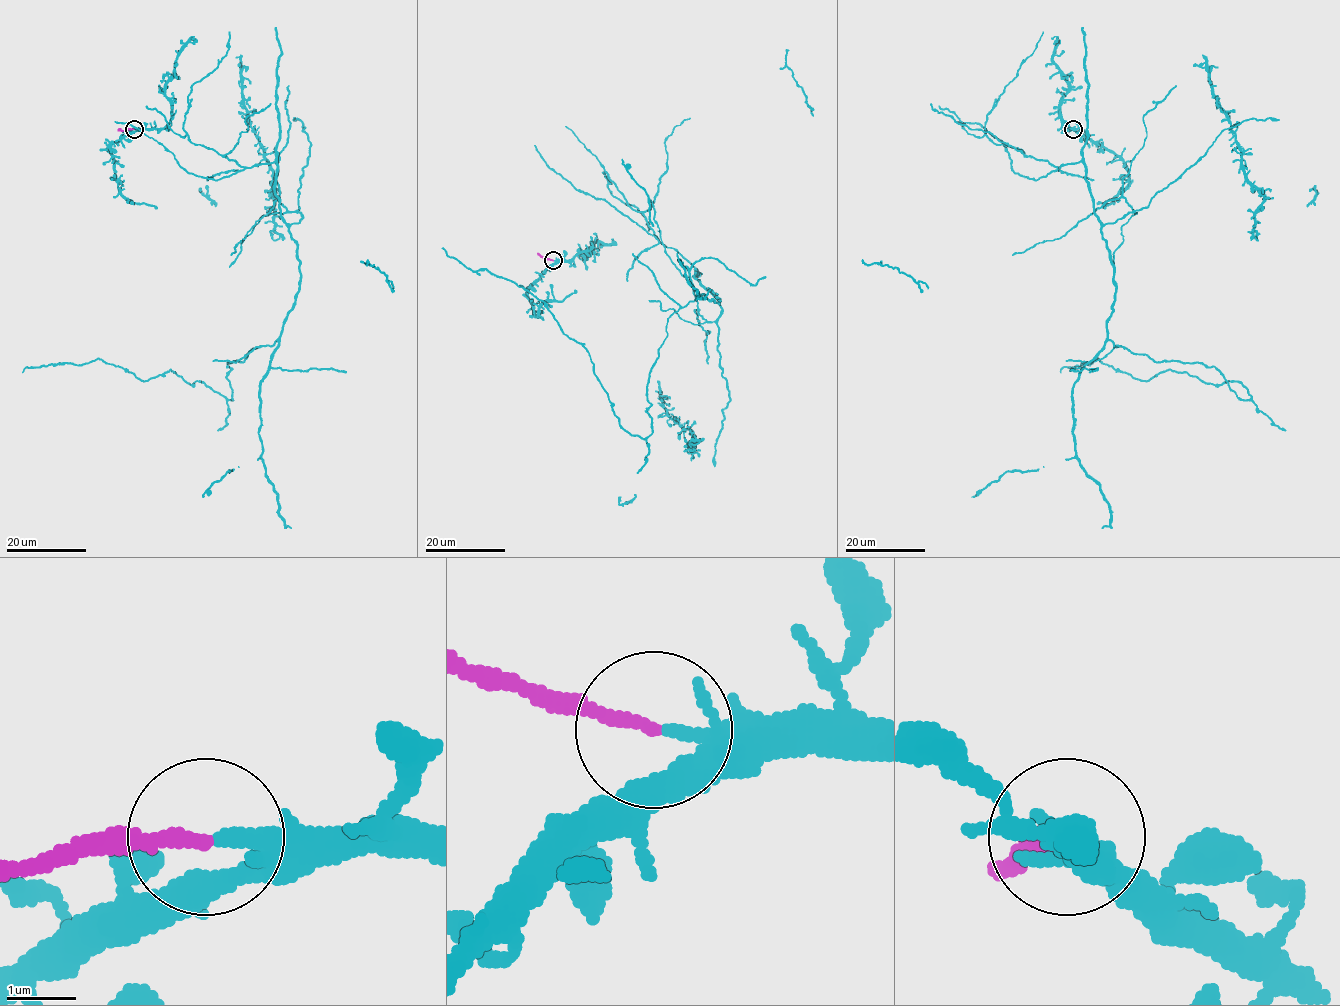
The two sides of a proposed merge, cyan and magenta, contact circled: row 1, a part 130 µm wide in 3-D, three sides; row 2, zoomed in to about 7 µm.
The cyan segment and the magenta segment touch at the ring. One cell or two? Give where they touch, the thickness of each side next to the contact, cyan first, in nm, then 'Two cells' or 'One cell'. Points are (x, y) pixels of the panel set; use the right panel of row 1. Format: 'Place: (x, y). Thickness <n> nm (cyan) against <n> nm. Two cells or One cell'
Place: (1073, 129). Thickness 170 nm (cyan) against 190 nm. Two cells

